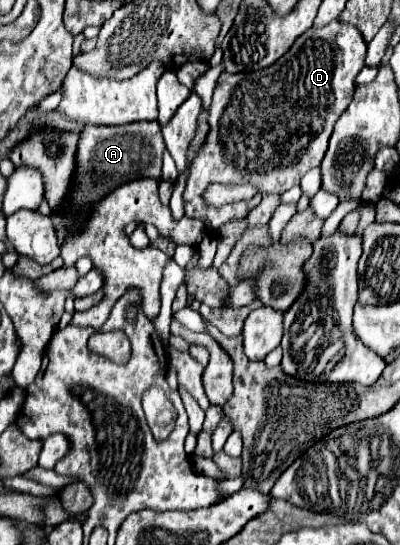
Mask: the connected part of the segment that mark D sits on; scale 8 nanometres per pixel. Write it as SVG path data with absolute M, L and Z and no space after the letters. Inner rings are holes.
M330 22L322 28L310 28L294 46L278 58L272 66L264 70L256 70L250 74L228 74L222 72L214 90L214 100L210 106L210 132L204 140L202 150L190 164L190 178L184 190L184 206L186 216L190 218L204 218L204 224L210 232L218 230L222 224L230 220L246 218L252 208L260 204L262 194L282 194L292 186L300 184L300 178L314 166L320 166L326 150L328 140L334 130L336 120L350 104L354 94L354 78L364 66L366 44L362 34L358 34L356 26ZM210 184L254 184L258 186L258 194L252 200L236 202L214 210L214 206L204 204L204 190Z

